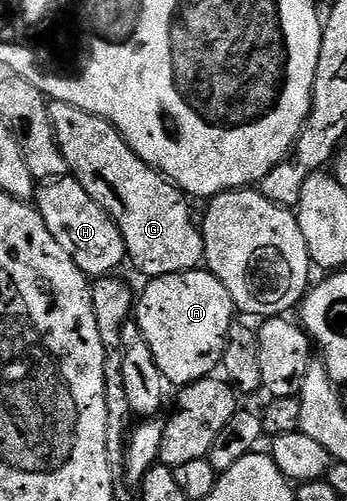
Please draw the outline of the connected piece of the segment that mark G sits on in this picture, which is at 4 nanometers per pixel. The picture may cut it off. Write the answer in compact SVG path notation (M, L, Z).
M55 100L49 105L49 116L70 177L76 178L81 188L85 188L85 192L89 192L89 196L93 196L93 200L97 200L97 204L115 221L125 240L130 265L135 265L141 273L147 274L148 279L197 270L204 265L202 229L197 225L196 219L195 222L191 219L188 199L174 182L164 178L158 170L136 156L118 130L96 114L85 112L68 102Z

